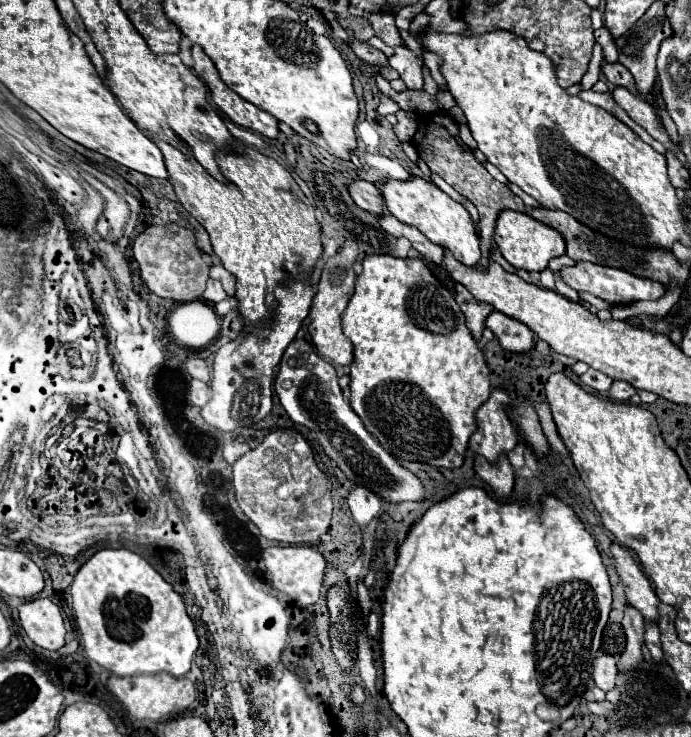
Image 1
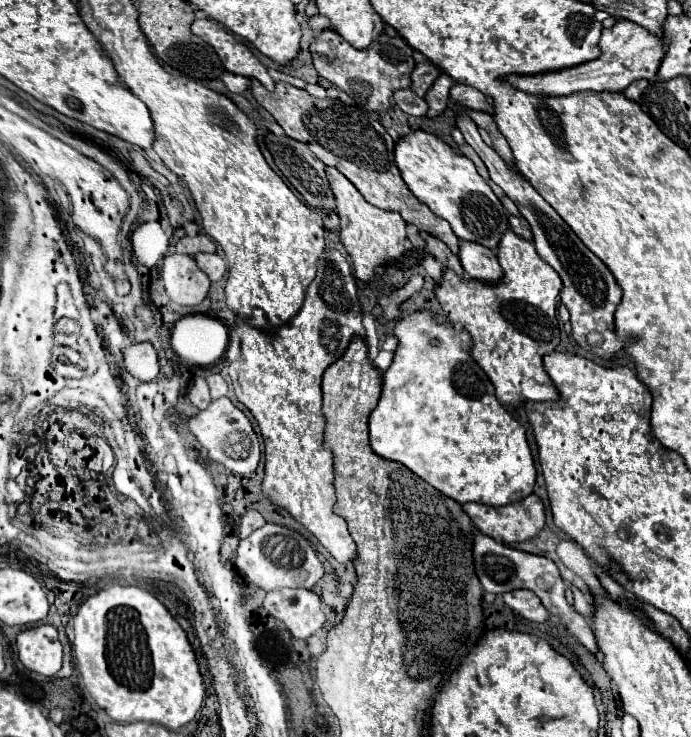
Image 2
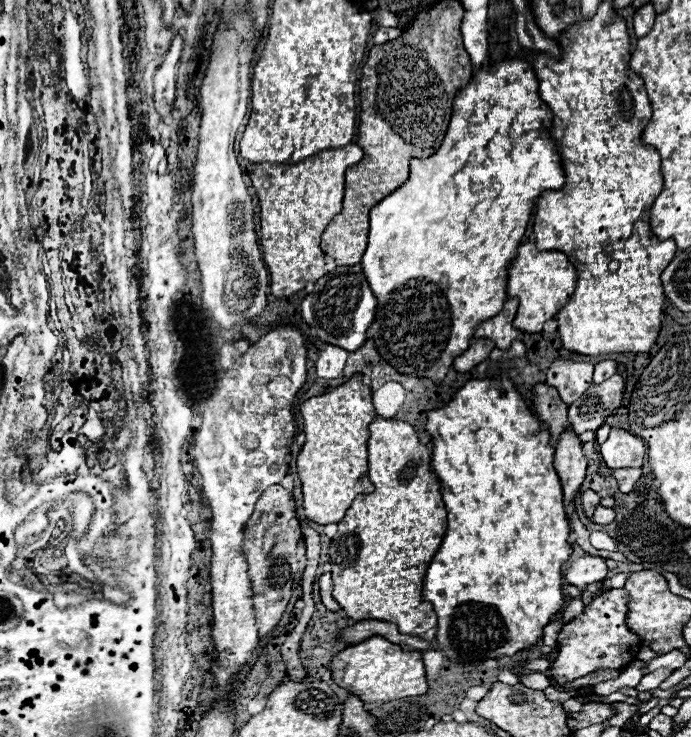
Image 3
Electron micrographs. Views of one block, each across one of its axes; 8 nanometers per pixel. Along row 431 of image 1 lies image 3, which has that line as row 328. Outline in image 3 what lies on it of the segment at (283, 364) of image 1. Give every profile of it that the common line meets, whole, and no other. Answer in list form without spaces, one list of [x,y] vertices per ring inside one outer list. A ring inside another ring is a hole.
[[[360,264],[356,266],[338,266],[334,272],[328,272],[316,280],[314,290],[300,304],[302,324],[316,330],[322,342],[344,348],[348,352],[358,350],[366,340],[366,330],[372,324],[376,314],[376,298],[370,292],[366,276],[362,274]]]

